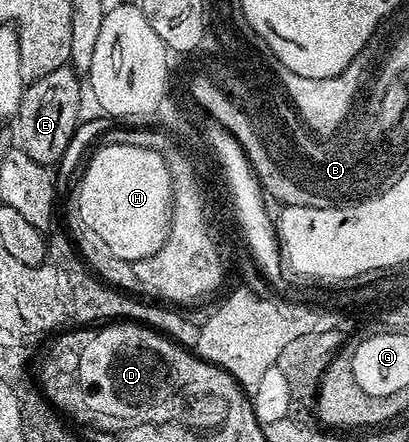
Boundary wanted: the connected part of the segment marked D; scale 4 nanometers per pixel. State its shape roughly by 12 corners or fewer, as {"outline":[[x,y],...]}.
{"outline":[[147,325],[53,337],[39,376],[62,414],[101,405],[173,417],[232,375]]}

